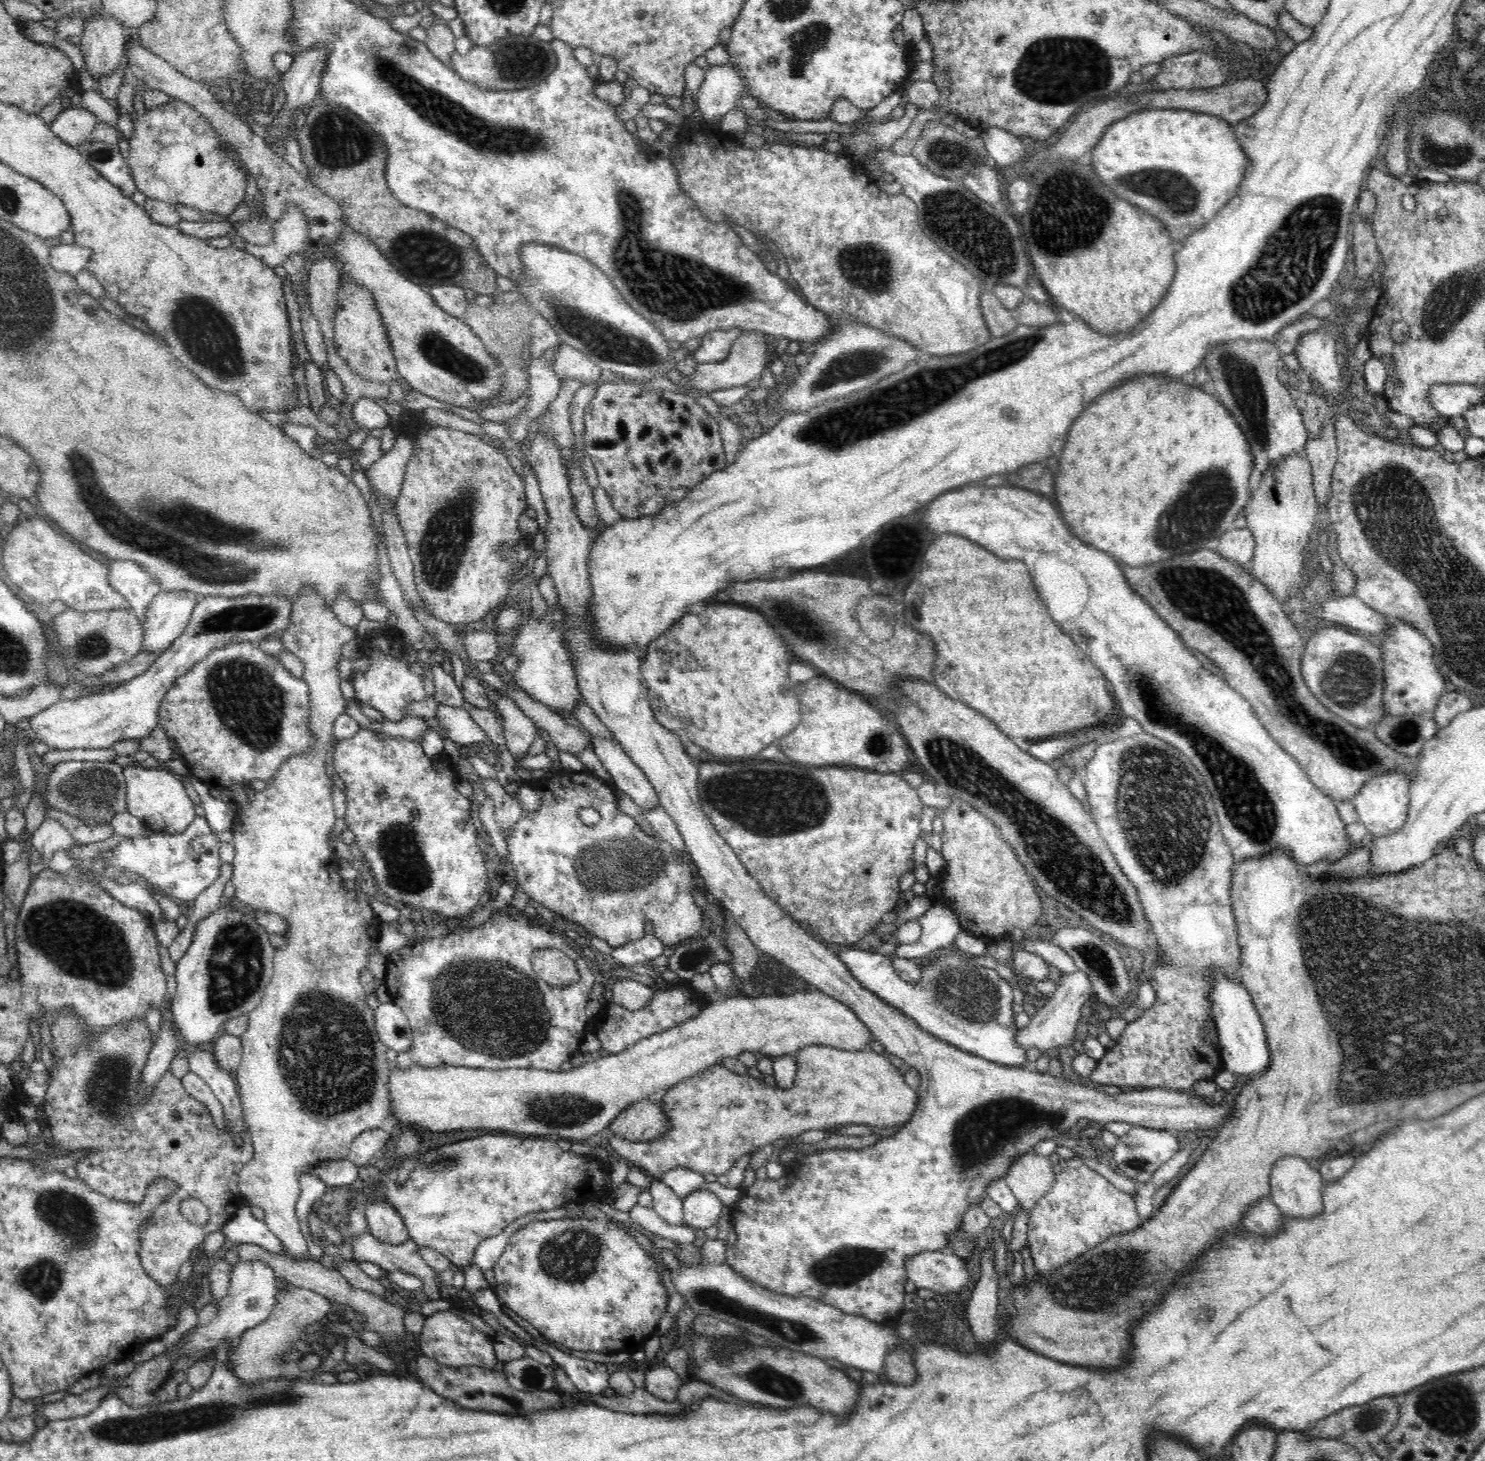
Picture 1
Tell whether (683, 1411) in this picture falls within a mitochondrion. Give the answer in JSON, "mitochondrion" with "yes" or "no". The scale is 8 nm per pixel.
{"mitochondrion":"no"}

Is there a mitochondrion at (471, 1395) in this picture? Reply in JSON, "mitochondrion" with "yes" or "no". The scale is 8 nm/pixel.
{"mitochondrion":"no"}

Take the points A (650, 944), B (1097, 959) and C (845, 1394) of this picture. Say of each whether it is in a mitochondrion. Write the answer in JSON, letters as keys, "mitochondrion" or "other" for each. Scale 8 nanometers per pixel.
{"A":"other","B":"mitochondrion","C":"other"}

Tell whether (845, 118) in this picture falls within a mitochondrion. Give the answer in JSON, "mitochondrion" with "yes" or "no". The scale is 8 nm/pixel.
{"mitochondrion":"no"}

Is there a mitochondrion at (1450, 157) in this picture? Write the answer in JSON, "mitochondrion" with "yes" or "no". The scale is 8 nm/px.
{"mitochondrion":"yes"}

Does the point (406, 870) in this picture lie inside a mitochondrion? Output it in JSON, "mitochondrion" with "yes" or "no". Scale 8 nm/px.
{"mitochondrion":"yes"}

